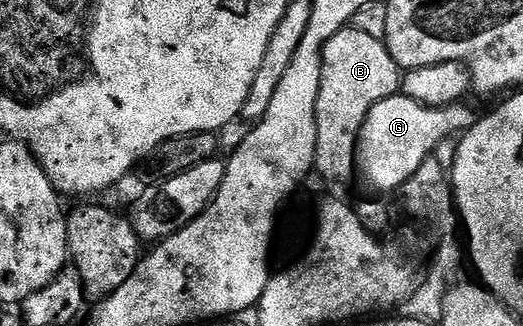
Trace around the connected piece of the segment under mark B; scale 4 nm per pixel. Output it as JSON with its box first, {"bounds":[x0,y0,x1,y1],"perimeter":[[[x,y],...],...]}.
{"bounds":[317,26,403,184],"perimeter":[[[347,26],[324,46],[322,85],[318,99],[317,175],[342,184],[356,176],[360,130],[376,102],[399,95],[403,73],[385,43],[353,26]]]}

